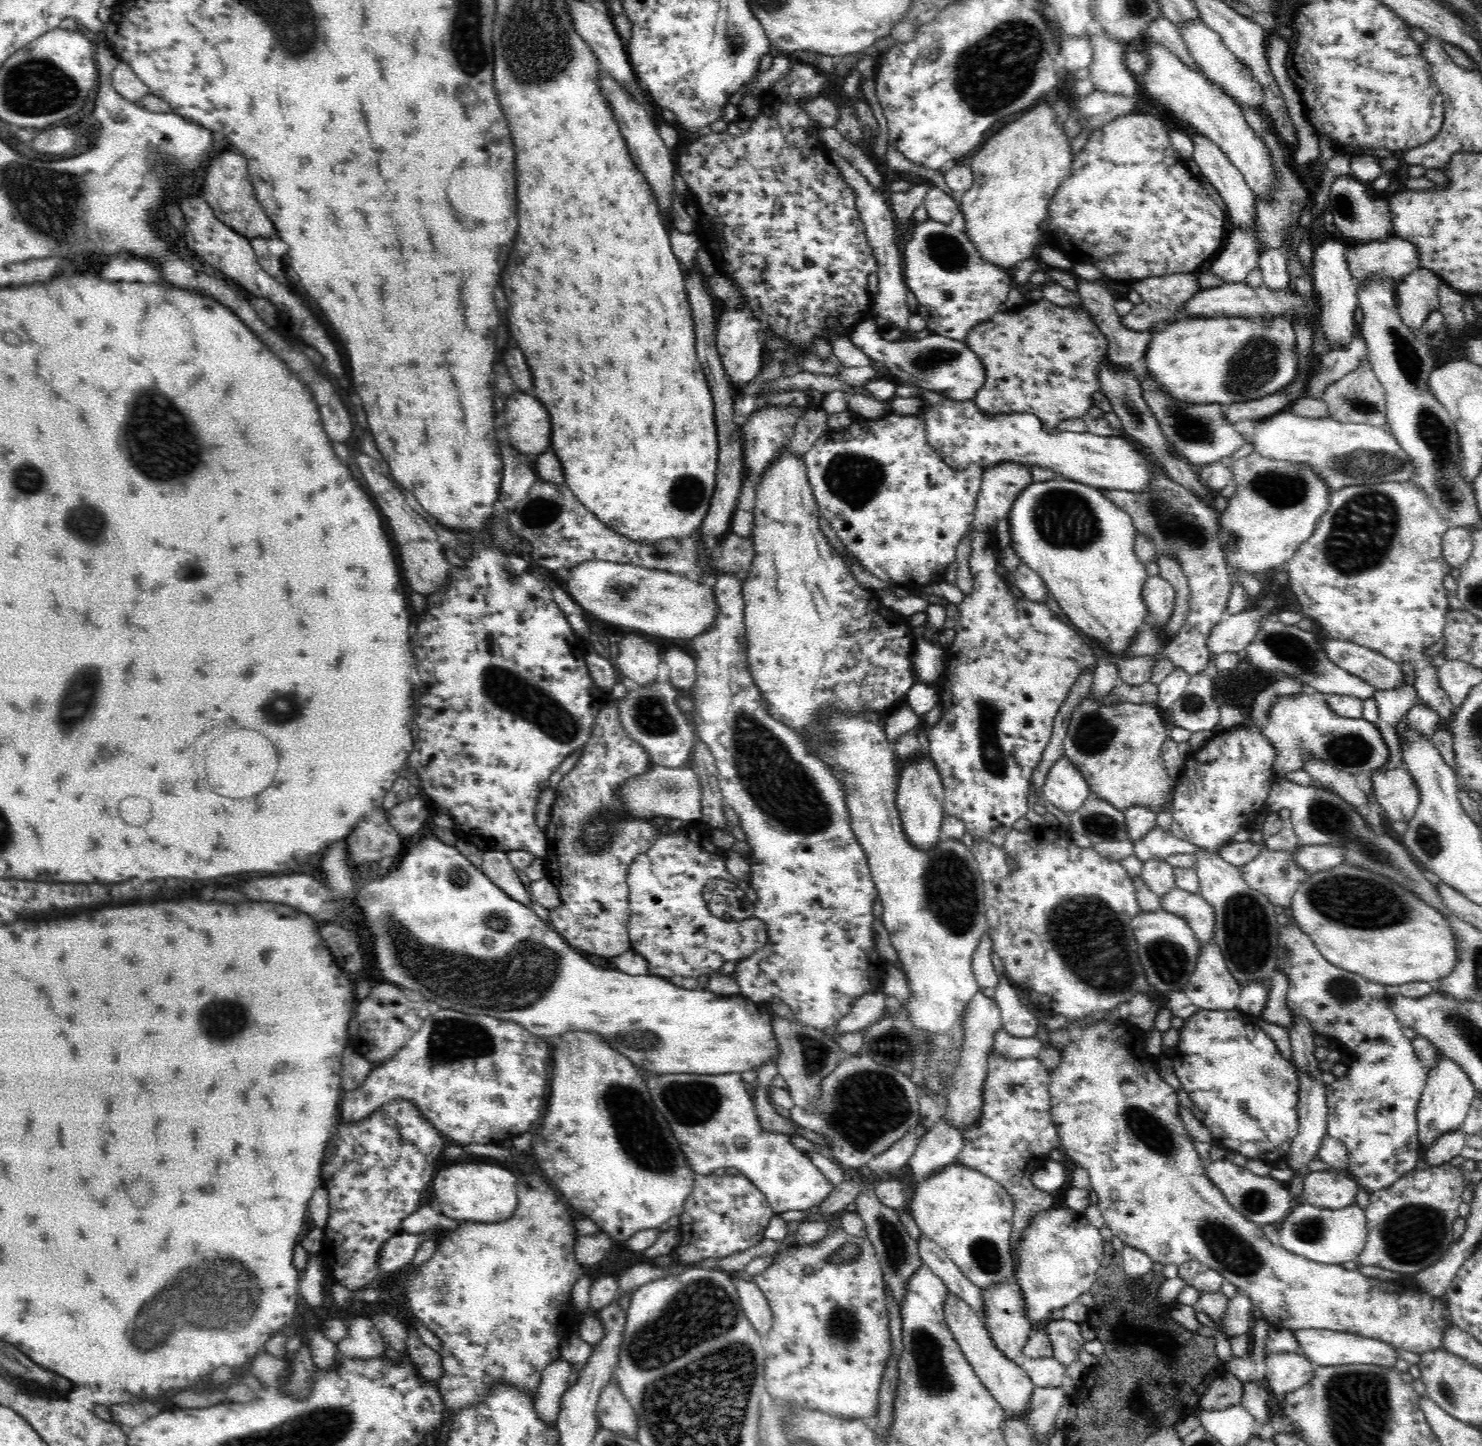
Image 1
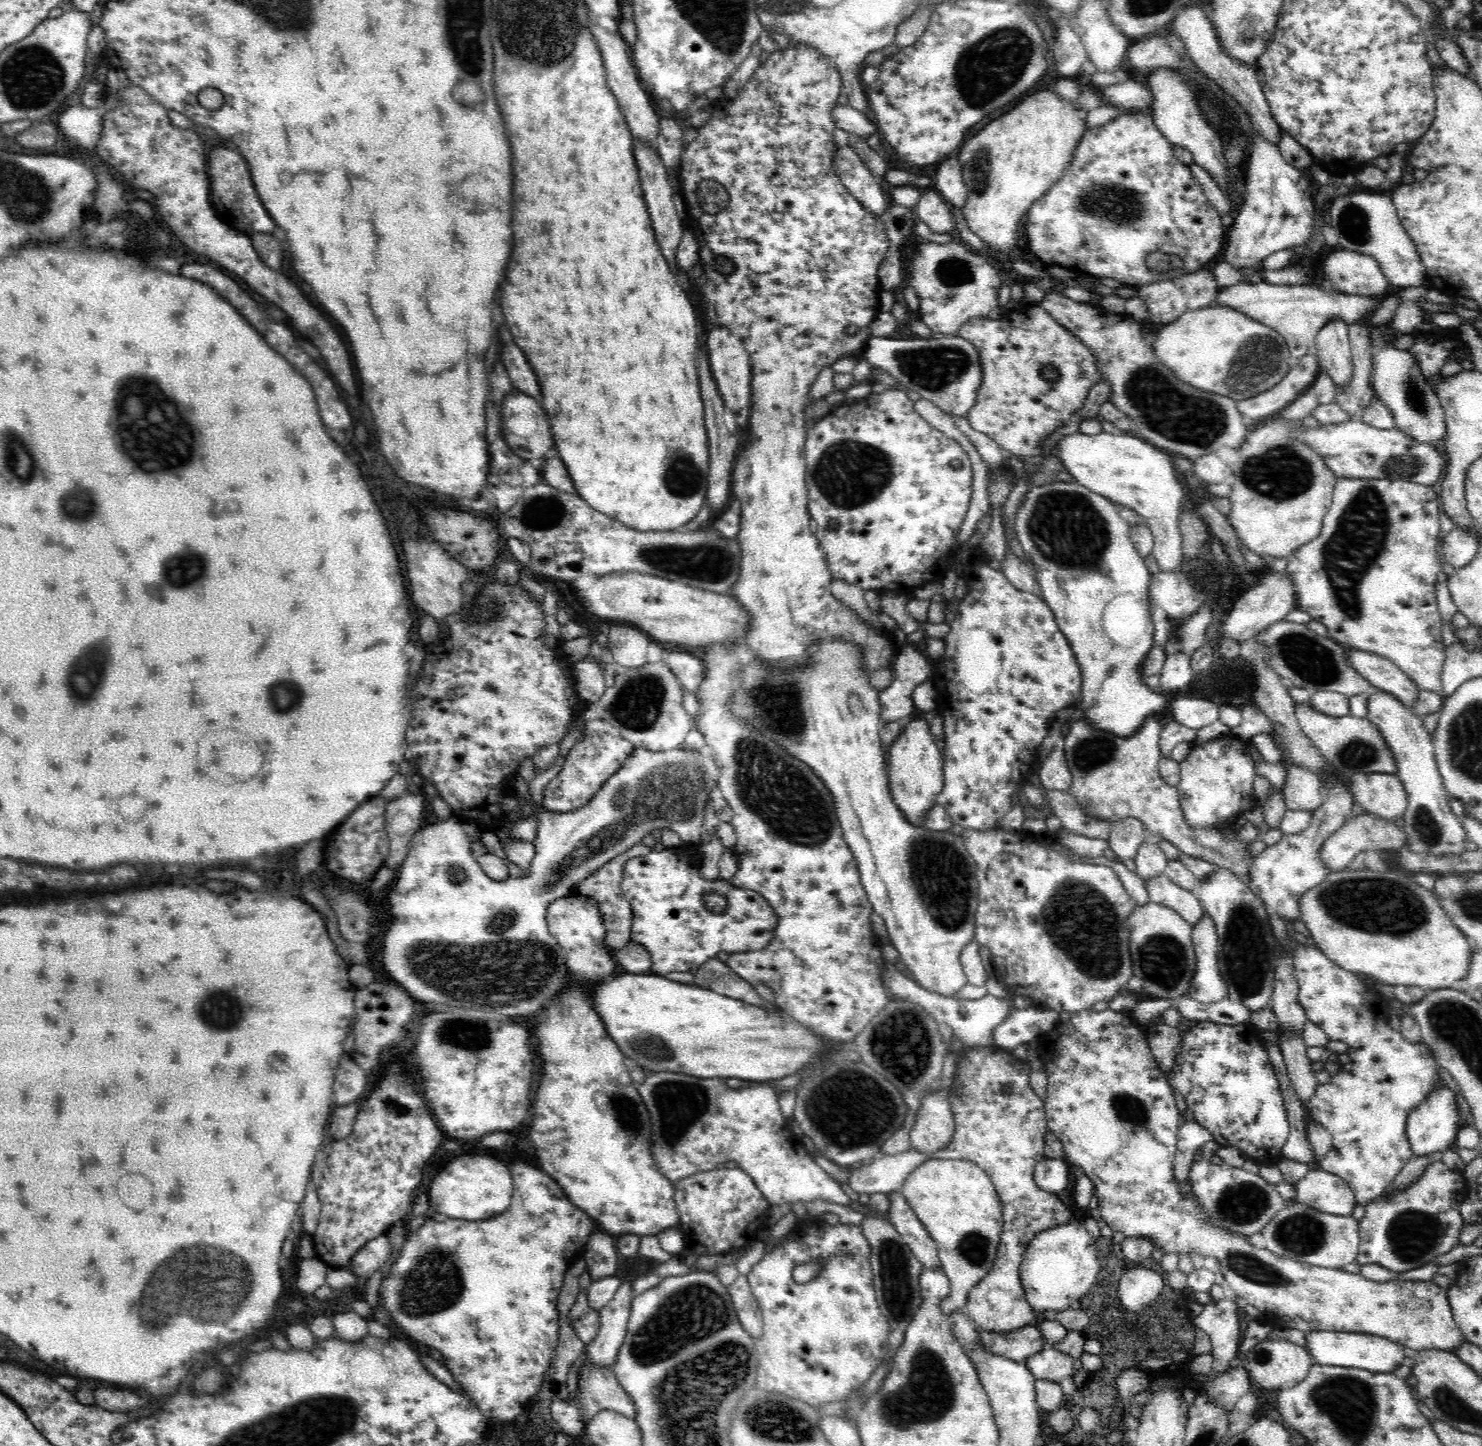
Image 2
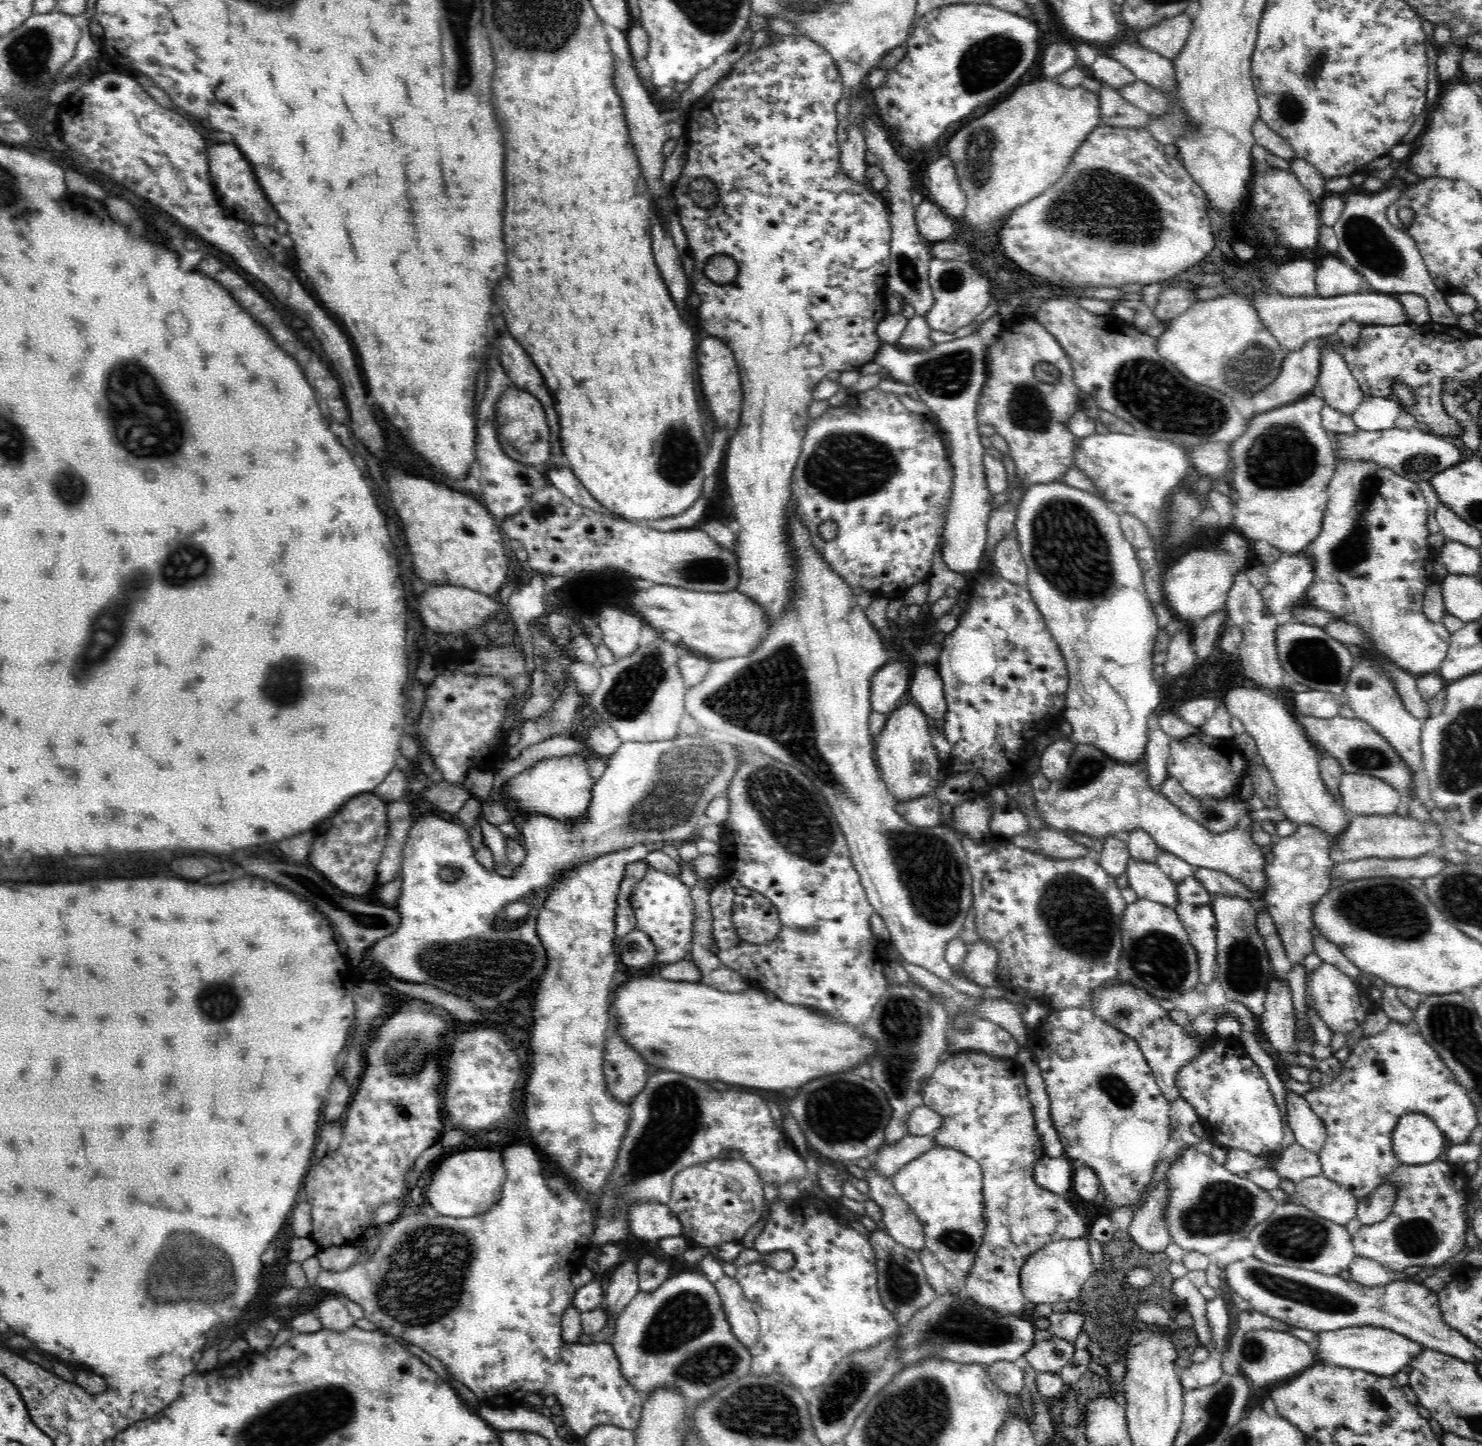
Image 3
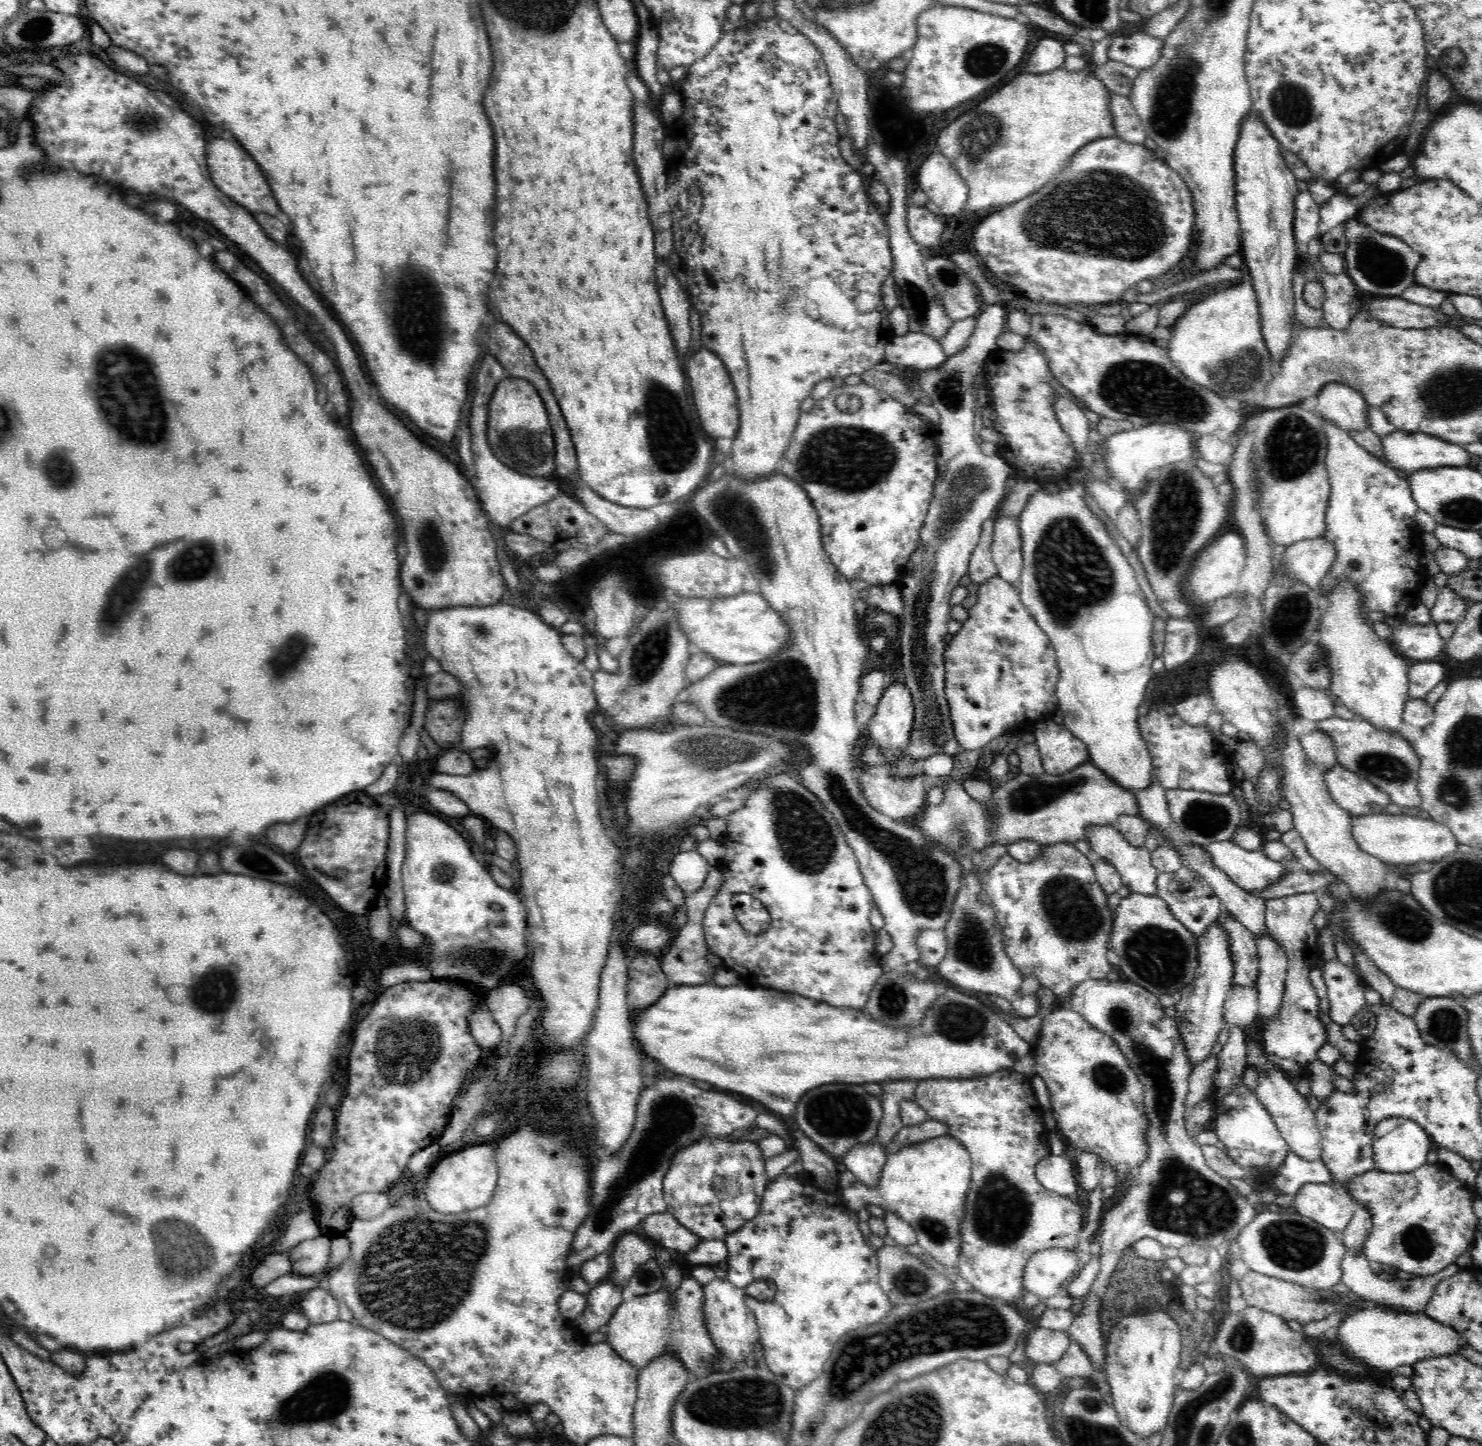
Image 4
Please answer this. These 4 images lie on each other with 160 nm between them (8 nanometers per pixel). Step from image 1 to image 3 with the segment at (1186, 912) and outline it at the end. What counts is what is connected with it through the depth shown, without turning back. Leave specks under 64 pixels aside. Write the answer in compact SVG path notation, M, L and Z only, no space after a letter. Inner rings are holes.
M1130 856L1123 882L1130 885L1130 888L1136 892L1139 899L1147 899L1160 904L1165 904L1166 908L1176 908L1178 906L1178 889L1176 883L1154 862L1143 862L1134 860Z

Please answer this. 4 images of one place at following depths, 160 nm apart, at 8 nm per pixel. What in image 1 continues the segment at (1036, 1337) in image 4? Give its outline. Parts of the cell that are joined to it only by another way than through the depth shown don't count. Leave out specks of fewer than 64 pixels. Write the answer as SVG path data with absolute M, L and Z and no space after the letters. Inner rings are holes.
M1053 1356L1048 1358L1022 1357L1018 1364L1026 1372L1035 1386L1042 1388L1056 1388L1062 1386L1066 1374L1066 1367Z

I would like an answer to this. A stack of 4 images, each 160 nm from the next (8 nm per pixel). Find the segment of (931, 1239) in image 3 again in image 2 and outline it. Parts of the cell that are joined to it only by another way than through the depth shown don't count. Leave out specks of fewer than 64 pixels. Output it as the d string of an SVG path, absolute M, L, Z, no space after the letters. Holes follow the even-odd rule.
M932 1157L910 1174L900 1193L922 1221L935 1244L938 1245L938 1259L950 1281L950 1294L940 1306L944 1313L942 1323L949 1328L949 1314L964 1309L971 1288L974 1288L974 1285L978 1284L980 1280L984 1280L988 1272L994 1268L994 1260L998 1254L1000 1236L1003 1232L1002 1205L998 1192L994 1187L994 1181L978 1165L968 1160Z

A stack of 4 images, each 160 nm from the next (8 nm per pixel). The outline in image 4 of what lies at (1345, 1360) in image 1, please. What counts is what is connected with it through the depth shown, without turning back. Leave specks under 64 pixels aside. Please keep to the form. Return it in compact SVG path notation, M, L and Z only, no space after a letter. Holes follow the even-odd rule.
M1371 1305L1366 1310L1344 1317L1335 1341L1352 1358L1384 1372L1399 1366L1413 1366L1424 1359L1456 1354L1458 1347L1466 1344L1453 1328L1432 1320L1424 1313L1390 1310L1382 1305Z

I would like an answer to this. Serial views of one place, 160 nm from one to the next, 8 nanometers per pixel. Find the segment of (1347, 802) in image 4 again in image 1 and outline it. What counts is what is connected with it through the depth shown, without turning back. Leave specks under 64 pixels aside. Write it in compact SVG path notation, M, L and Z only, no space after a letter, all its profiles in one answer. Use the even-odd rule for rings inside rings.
M1406 767L1371 776L1372 790L1386 818L1392 822L1409 822L1420 804L1420 791Z

